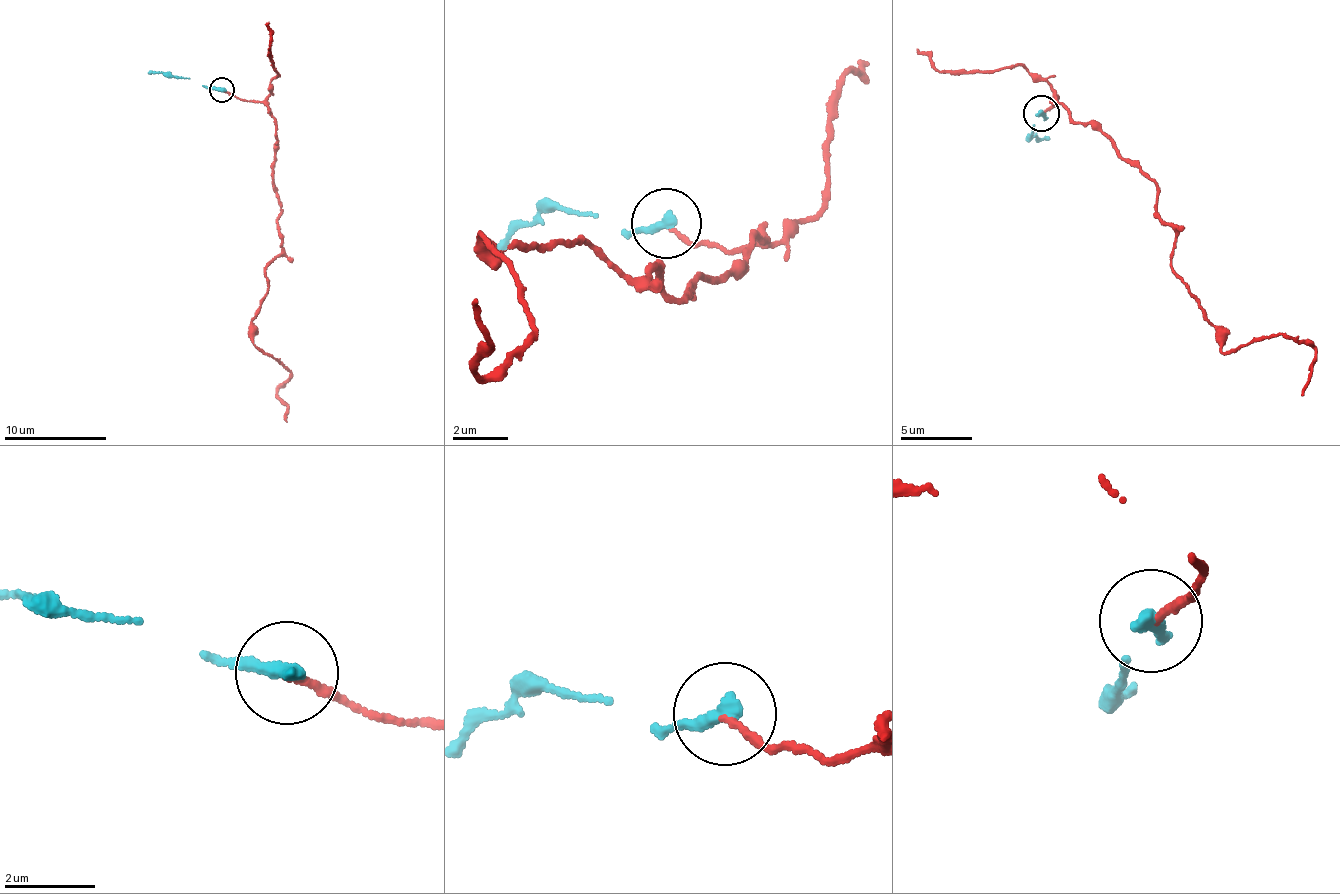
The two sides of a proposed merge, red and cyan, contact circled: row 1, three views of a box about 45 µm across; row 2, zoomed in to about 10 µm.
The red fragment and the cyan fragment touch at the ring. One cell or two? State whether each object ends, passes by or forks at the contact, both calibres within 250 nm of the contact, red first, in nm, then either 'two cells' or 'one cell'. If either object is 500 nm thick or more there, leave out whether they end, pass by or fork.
red ends there; cyan ends there; 150 nm thick on the red side, 360 nm on the other; one cell

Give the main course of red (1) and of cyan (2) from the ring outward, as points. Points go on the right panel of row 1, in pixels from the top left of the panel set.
1: (1044, 114), (1058, 98), (1156, 186), (1172, 272), (1218, 348), (1281, 333), (1313, 348), (1302, 394)
2: (1041, 114), (1047, 119), (1031, 134), (1039, 142), (1049, 140)

